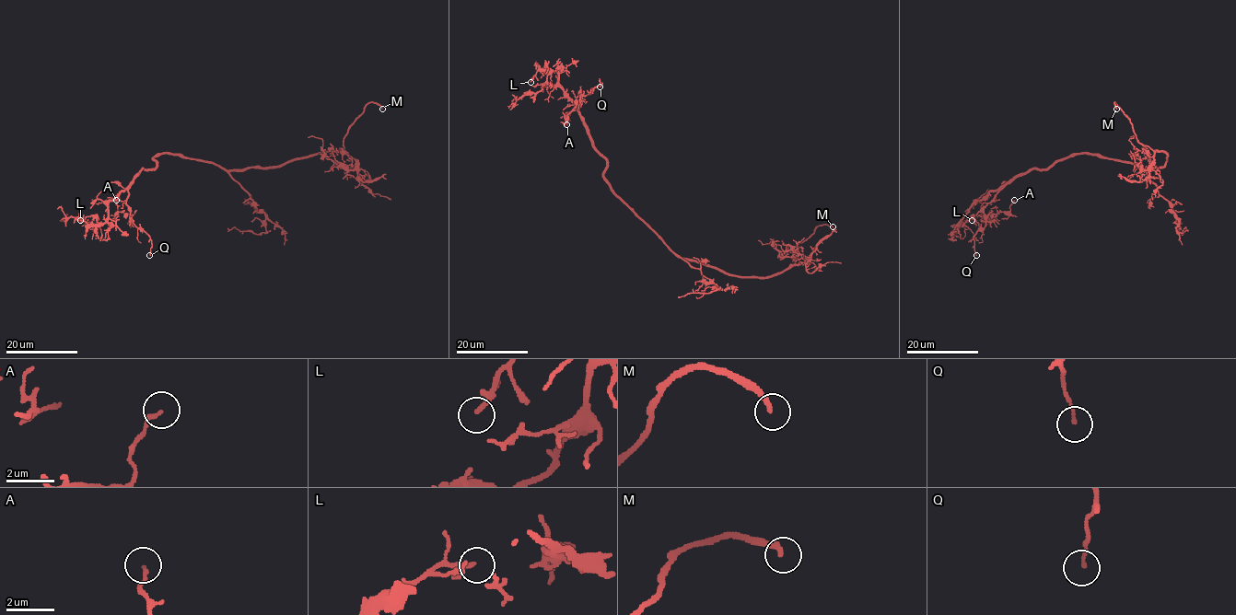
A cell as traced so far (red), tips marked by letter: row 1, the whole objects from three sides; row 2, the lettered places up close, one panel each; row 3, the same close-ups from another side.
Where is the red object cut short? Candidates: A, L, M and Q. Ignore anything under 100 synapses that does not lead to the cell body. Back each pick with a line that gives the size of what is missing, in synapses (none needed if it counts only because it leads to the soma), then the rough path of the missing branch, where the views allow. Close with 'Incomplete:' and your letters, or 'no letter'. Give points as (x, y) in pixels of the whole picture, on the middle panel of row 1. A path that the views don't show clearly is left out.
M: course (833, 226), (829, 237), (842, 247), (843, 252), (825, 256), (816, 265)
Incomplete: M

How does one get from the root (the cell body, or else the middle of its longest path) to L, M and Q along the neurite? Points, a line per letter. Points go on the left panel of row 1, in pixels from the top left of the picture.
L: (188, 158), (158, 154), (153, 159), (154, 168), (143, 169), (109, 203), (104, 223), (88, 225), (80, 220)
M: (188, 158), (242, 170), (279, 167), (323, 152), (343, 151), (347, 129), (364, 108), (376, 102), (382, 109)
Q: (188, 158), (158, 154), (153, 159), (156, 167), (143, 169), (128, 190), (130, 219), (149, 237), (149, 255)

